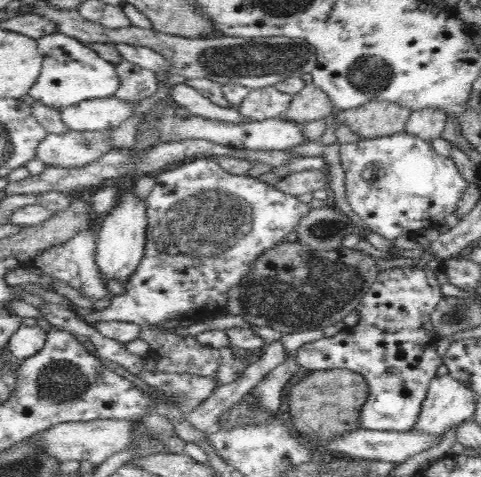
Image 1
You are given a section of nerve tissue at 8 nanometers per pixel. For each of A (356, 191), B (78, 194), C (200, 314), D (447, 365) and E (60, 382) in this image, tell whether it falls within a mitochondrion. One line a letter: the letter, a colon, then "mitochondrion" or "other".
A: other
B: other
C: other
D: other
E: mitochondrion

